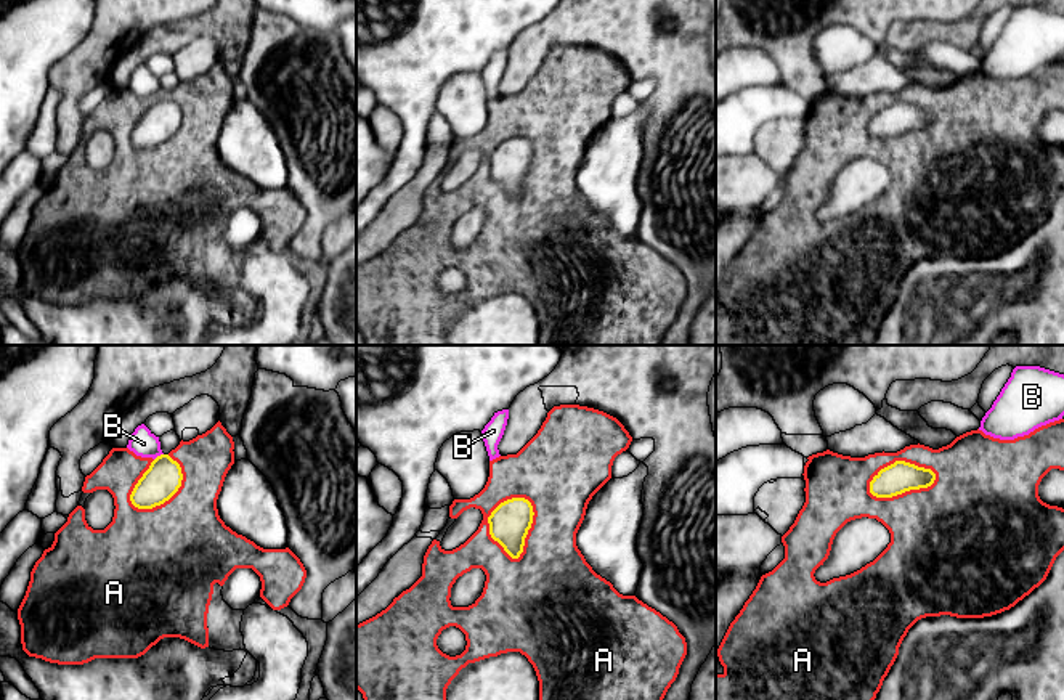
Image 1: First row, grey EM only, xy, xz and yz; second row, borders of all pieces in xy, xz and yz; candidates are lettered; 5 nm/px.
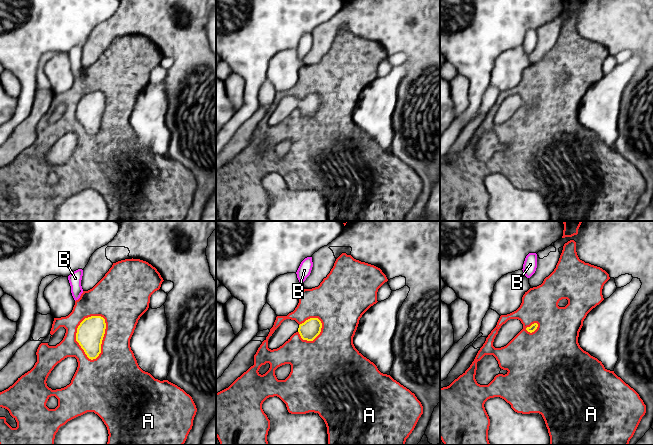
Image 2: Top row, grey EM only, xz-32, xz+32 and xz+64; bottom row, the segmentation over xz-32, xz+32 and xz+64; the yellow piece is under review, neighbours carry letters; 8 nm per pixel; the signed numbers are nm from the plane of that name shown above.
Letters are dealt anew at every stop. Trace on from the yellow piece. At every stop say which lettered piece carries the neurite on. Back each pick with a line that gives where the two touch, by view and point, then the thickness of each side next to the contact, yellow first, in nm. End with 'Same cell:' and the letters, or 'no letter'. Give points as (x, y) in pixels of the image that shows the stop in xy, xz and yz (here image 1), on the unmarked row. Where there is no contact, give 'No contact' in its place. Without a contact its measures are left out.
Same cell: no letter

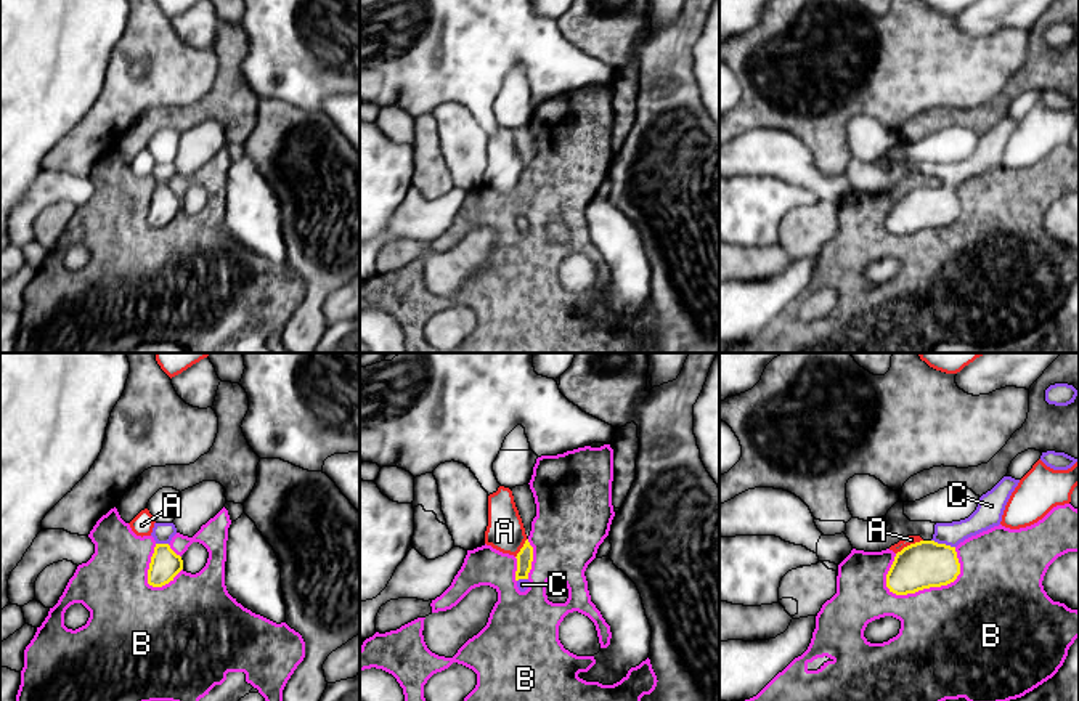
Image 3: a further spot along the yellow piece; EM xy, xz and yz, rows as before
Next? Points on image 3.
C: Touches yellow at yz (943, 185). Thickness 240 nm (yellow) against 120 nm
Same cell: C

